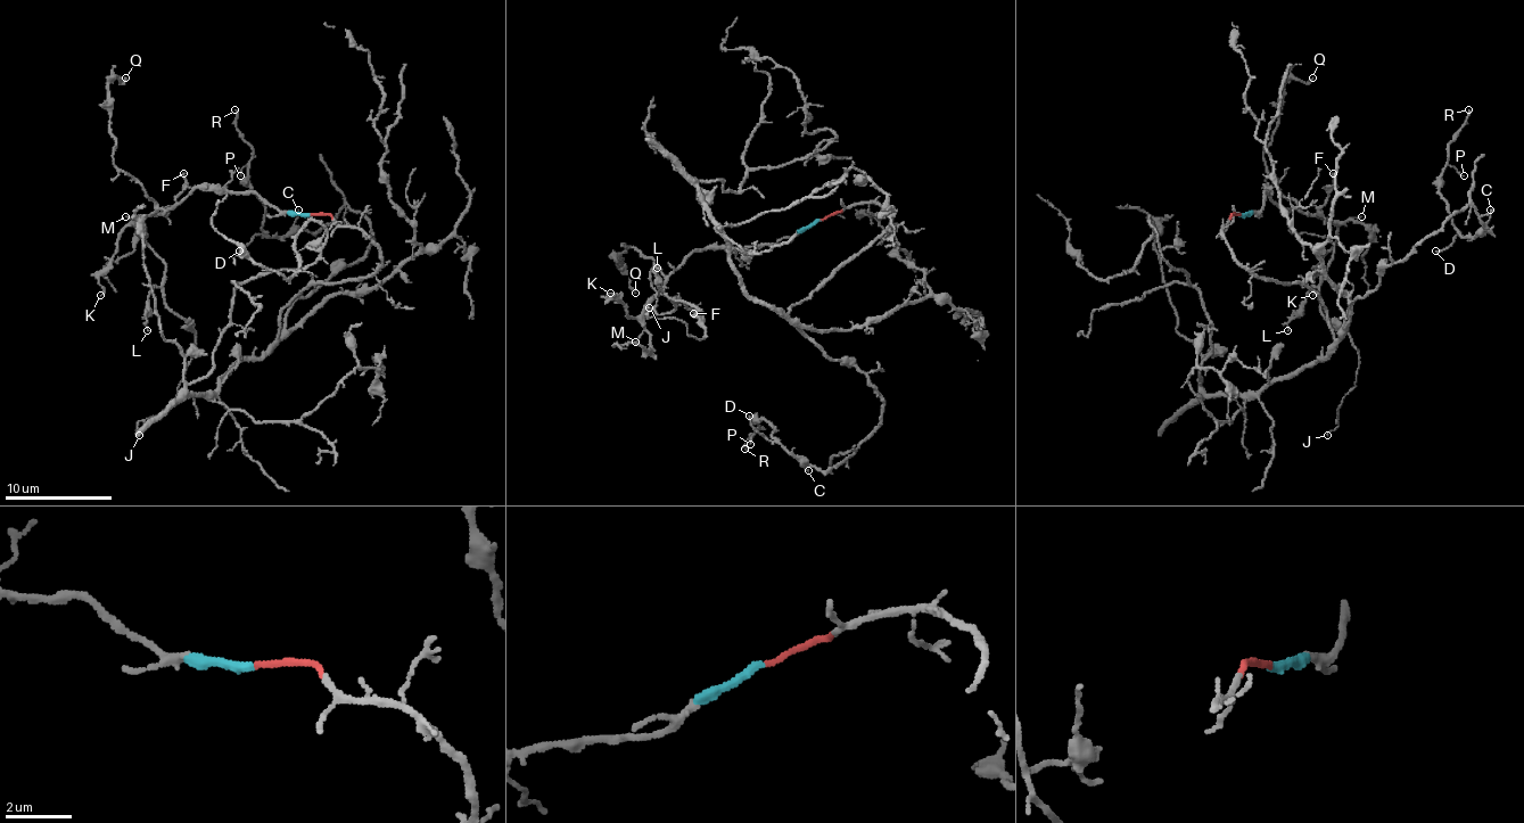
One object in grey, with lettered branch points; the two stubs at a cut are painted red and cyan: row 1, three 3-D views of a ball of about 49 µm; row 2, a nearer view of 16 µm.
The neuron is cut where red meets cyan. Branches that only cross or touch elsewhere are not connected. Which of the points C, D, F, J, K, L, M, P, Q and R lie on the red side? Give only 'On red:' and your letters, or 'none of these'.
On red: C, D, P, R

